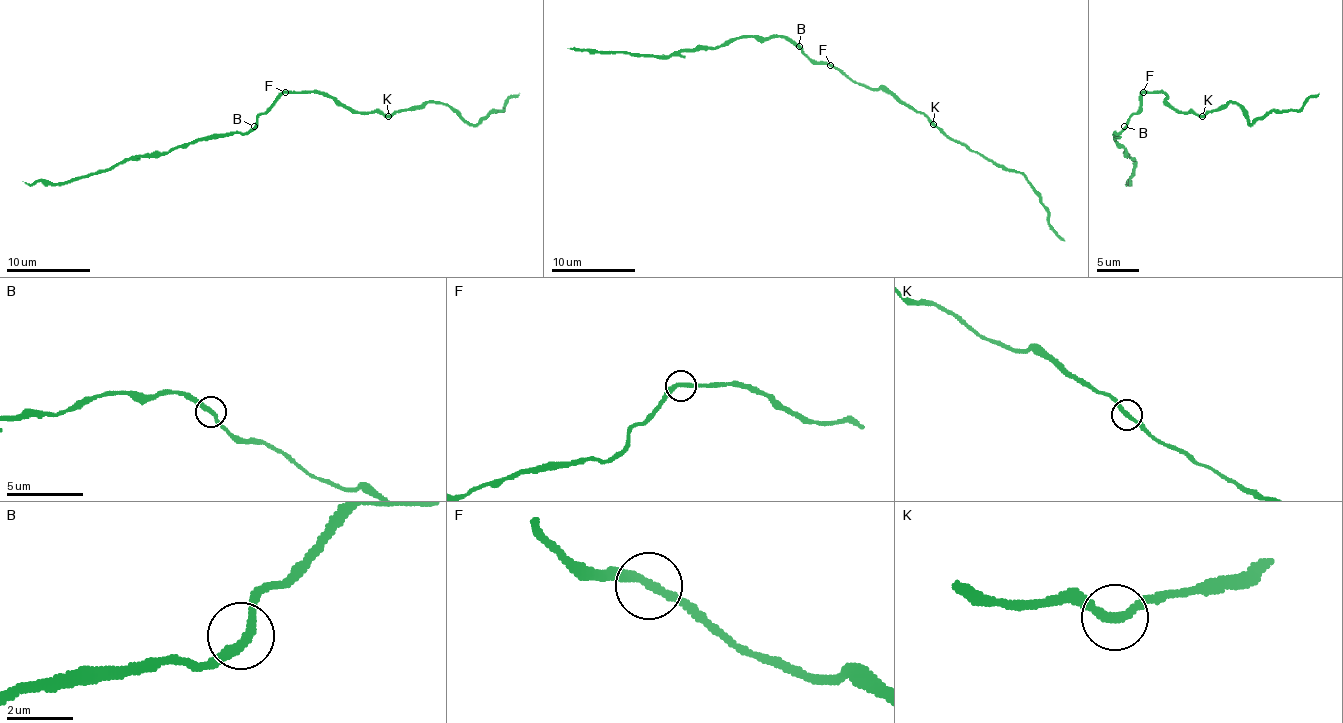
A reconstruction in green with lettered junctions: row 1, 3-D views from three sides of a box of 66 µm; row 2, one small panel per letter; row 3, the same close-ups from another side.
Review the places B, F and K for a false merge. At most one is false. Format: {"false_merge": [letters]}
{"false_merge": []}

